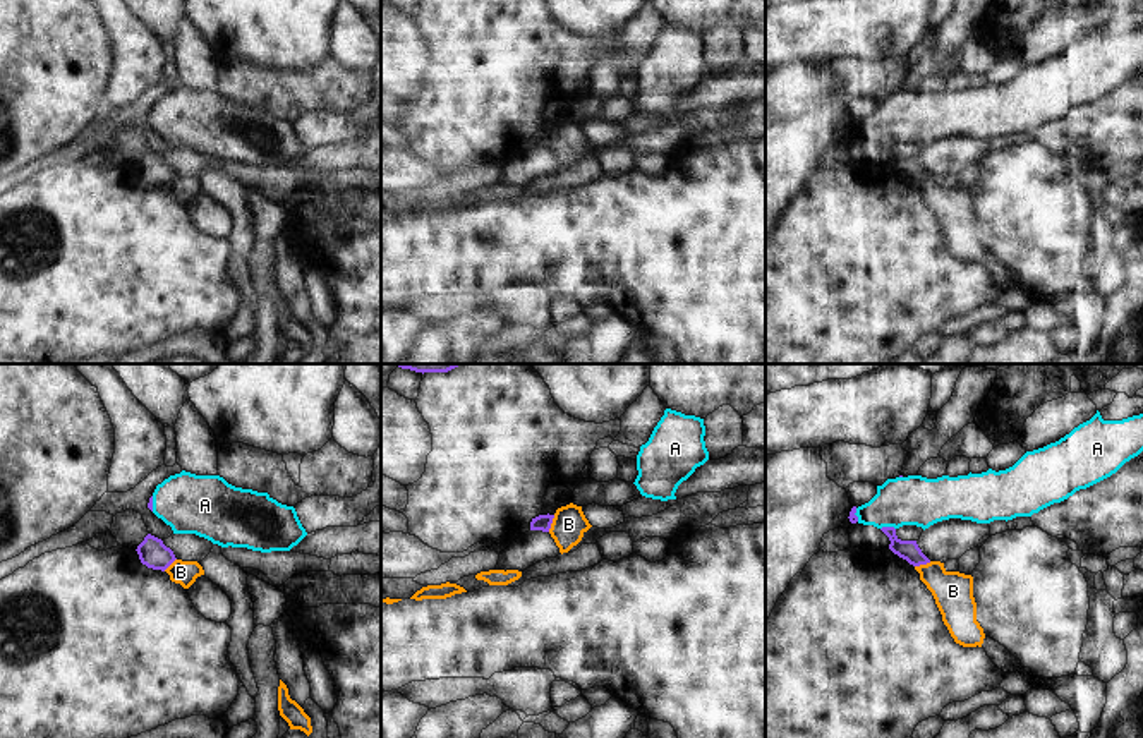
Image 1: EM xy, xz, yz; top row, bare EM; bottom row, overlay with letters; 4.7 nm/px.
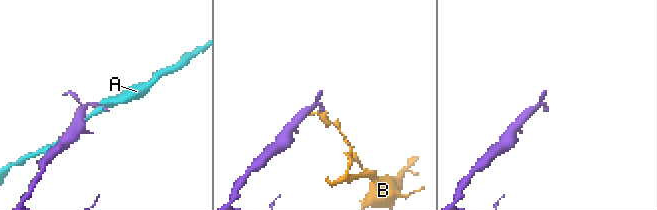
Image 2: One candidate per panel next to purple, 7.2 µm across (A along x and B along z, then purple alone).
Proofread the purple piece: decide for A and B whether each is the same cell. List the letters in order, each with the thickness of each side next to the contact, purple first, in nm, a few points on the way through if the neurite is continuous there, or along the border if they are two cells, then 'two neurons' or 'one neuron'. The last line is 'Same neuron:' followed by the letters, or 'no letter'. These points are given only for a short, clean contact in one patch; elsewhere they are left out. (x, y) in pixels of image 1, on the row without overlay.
A: calibres 100 and 240 nm; way yz (908, 165), (893, 153), (888, 143), (913, 115); one neuron
B: calibres 80 and 160 nm; border xz (555, 131), (548, 146); two neurons
Same neuron: A

